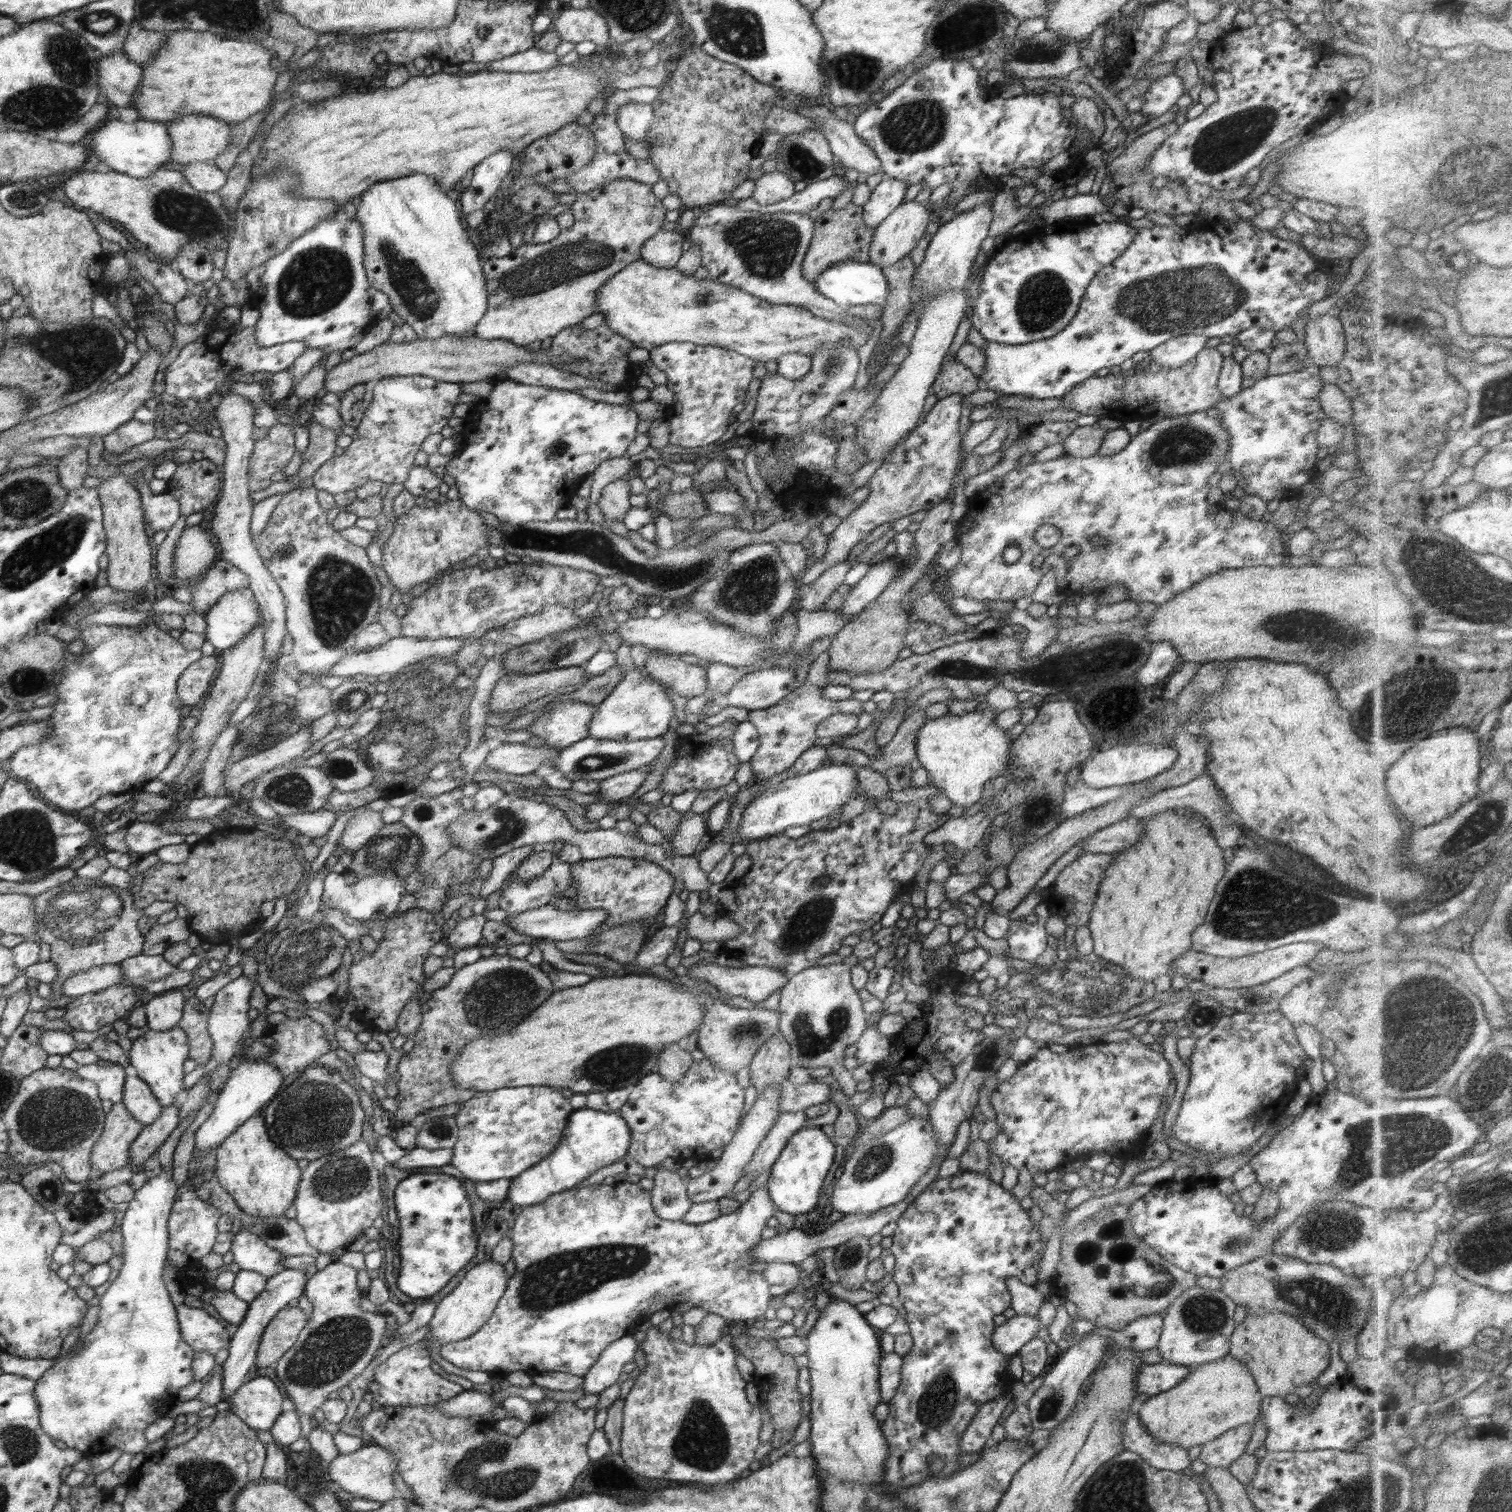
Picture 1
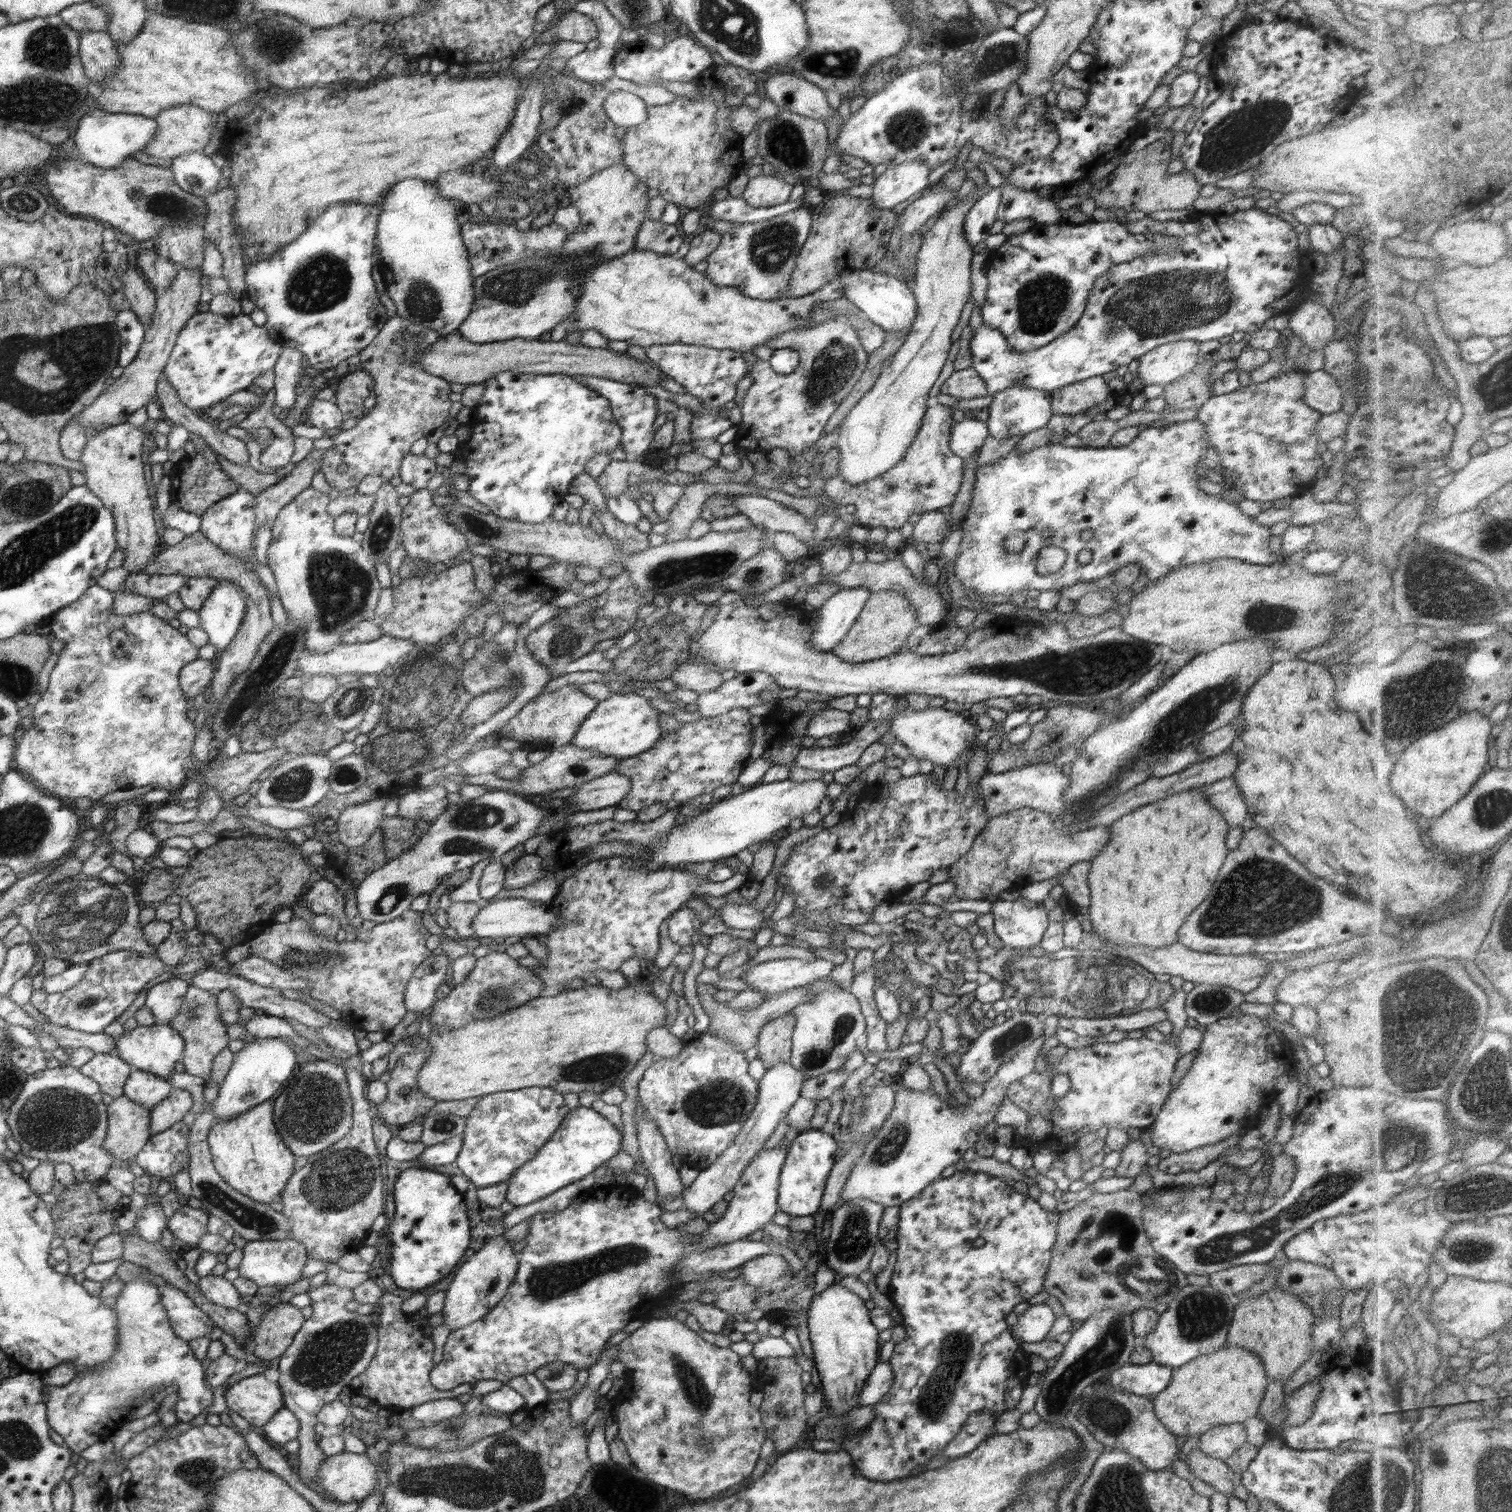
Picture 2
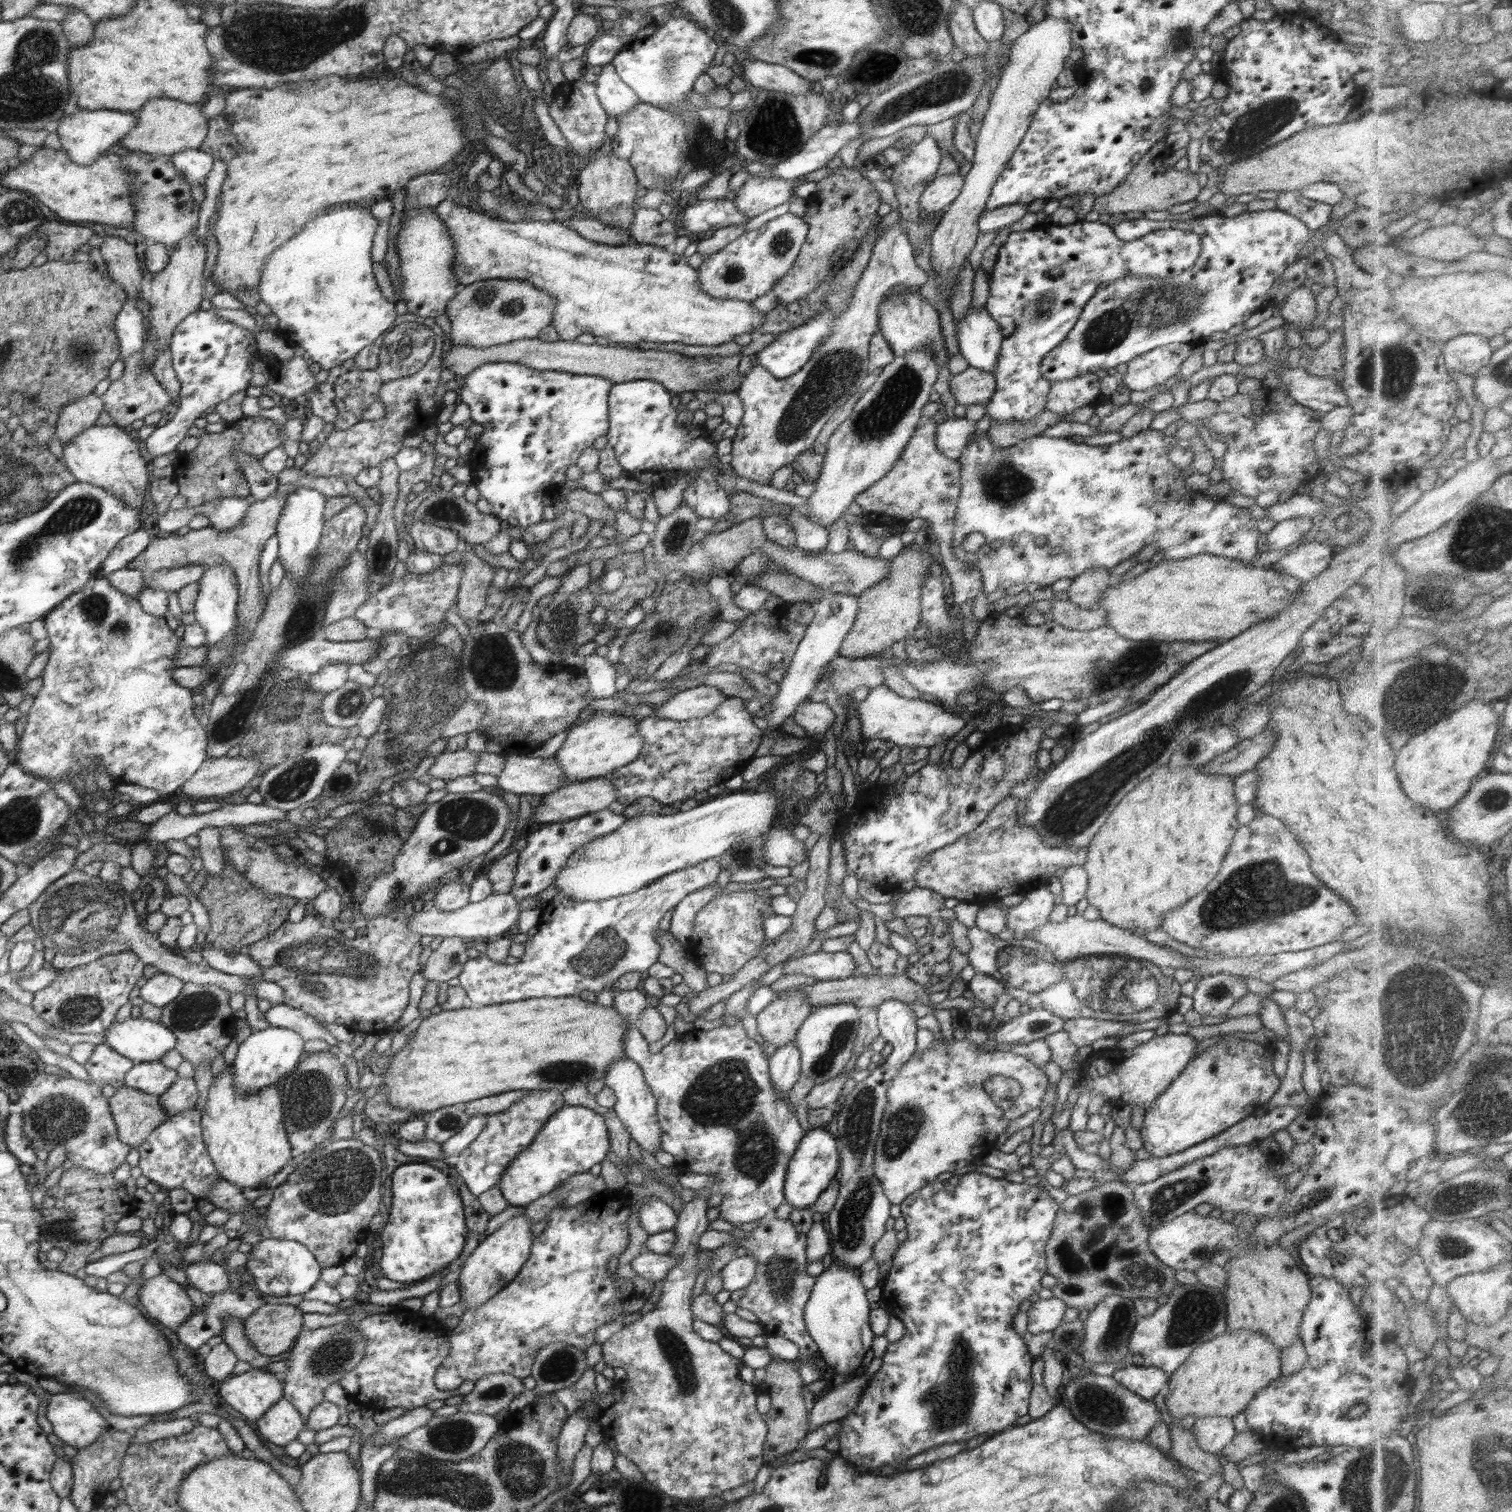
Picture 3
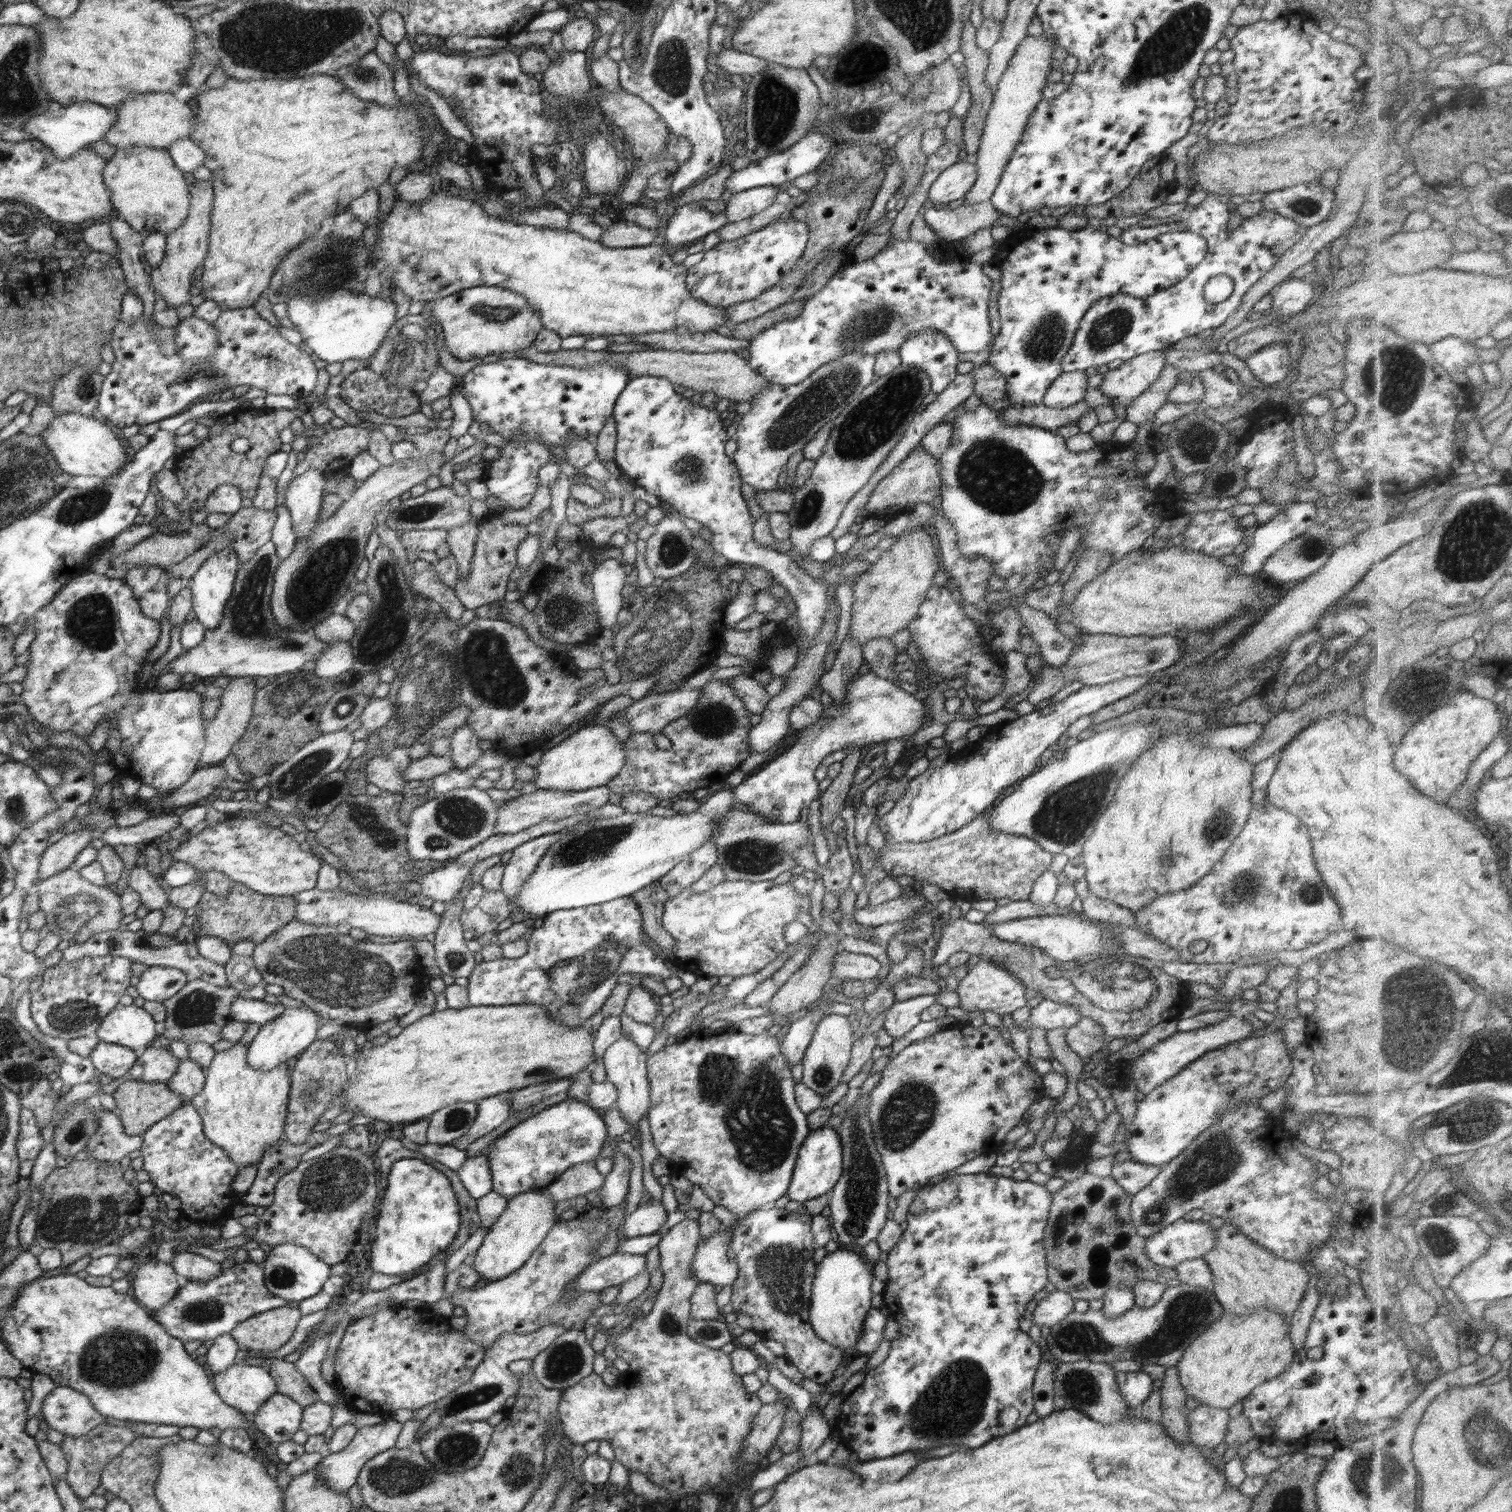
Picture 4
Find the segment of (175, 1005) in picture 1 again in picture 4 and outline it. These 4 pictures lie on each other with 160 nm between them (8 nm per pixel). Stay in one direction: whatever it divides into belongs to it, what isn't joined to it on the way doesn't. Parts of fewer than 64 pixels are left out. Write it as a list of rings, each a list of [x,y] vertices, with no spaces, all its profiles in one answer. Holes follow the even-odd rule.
[[[152,966],[140,976],[136,990],[145,1001],[164,1003],[164,1000],[172,998],[188,982],[189,976],[183,970]]]

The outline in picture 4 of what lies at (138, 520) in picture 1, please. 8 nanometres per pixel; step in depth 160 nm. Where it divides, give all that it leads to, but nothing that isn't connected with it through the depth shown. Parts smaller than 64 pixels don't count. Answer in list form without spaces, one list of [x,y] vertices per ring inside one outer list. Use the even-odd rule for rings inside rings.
[[[67,412],[54,417],[54,421],[41,432],[43,439],[52,451],[54,458],[57,459],[61,470],[72,476],[94,476],[106,479],[114,475],[118,475],[122,471],[122,467],[128,462],[128,452],[124,448],[124,444],[120,442],[118,436],[112,434],[110,425],[102,424],[99,420],[94,420],[92,416],[78,414],[77,412]]]

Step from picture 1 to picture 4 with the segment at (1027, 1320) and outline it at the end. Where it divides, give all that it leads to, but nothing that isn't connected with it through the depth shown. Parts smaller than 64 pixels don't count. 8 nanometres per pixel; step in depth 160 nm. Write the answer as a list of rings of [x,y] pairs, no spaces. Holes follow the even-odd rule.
[[[1056,1289],[1048,1293],[1044,1299],[1037,1301],[1034,1314],[1032,1316],[1033,1324],[1041,1326],[1054,1326],[1073,1311],[1075,1300],[1067,1292]]]

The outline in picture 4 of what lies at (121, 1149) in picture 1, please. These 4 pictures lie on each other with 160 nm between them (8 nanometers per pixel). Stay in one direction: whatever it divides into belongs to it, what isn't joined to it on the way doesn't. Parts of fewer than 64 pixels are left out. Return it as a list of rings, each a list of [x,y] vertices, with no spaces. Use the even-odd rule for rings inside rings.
[[[133,1079],[120,1084],[112,1096],[126,1132],[134,1136],[141,1135],[184,1103],[190,1102],[170,1091],[166,1083]]]

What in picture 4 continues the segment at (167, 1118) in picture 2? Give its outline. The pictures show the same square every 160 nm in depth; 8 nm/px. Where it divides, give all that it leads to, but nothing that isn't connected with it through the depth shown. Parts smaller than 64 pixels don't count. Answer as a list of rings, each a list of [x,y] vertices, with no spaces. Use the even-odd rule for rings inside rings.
[[[184,1059],[178,1065],[177,1072],[166,1082],[170,1091],[182,1095],[186,1100],[191,1100],[202,1092],[204,1084],[204,1070],[192,1059]]]

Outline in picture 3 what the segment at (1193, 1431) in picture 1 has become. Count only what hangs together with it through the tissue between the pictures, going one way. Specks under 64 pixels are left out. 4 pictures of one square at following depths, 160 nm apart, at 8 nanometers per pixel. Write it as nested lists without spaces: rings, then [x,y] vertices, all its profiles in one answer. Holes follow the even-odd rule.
[[[1249,1328],[1227,1330],[1198,1345],[1188,1360],[1173,1372],[1166,1384],[1165,1405],[1174,1419],[1188,1415],[1196,1419],[1214,1416],[1232,1419],[1244,1413],[1249,1402],[1281,1376],[1281,1351],[1261,1332]]]

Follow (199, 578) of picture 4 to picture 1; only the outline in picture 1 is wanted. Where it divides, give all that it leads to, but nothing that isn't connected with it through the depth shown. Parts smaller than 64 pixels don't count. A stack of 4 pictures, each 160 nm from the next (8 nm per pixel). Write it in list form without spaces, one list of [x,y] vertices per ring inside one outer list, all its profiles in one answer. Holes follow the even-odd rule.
[[[249,589],[222,596],[203,614],[207,624],[205,637],[218,650],[228,650],[249,636],[260,618],[260,604]]]

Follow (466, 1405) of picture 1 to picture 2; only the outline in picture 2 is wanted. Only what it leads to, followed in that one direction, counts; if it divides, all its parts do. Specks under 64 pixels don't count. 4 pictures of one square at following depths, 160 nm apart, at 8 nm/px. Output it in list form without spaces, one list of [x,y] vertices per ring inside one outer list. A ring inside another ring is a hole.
[[[440,1399],[426,1402],[420,1406],[410,1409],[406,1415],[408,1418],[421,1421],[423,1424],[440,1423],[442,1420],[458,1417],[458,1415],[465,1413],[464,1403],[458,1399]]]

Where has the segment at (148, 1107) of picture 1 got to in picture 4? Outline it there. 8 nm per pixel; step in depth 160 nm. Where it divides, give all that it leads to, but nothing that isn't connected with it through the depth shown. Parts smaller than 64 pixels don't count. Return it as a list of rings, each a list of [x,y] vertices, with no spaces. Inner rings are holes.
[[[152,1046],[138,1054],[137,1062],[129,1074],[136,1081],[166,1083],[177,1072],[179,1064],[170,1049]]]

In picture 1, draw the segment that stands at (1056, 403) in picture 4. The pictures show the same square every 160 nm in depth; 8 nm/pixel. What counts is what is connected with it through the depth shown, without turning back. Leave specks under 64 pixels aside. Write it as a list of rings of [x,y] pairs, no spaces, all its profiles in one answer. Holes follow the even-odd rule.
[[[1204,347],[1194,360],[1184,366],[1169,369],[1158,363],[1147,368],[1135,366],[1118,374],[1096,374],[1080,382],[1062,396],[1058,408],[1092,414],[1100,418],[1114,418],[1123,422],[1142,420],[1153,415],[1156,419],[1197,413],[1216,406],[1225,396],[1217,388],[1220,369],[1225,358],[1217,347]]]

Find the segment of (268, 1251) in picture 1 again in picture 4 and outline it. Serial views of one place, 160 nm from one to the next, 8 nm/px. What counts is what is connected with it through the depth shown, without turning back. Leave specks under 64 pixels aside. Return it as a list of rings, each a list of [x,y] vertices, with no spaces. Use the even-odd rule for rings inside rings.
[[[286,1243],[272,1247],[262,1262],[266,1288],[277,1296],[289,1302],[302,1302],[320,1292],[322,1284],[330,1276],[330,1265],[319,1259],[313,1251],[294,1243]]]

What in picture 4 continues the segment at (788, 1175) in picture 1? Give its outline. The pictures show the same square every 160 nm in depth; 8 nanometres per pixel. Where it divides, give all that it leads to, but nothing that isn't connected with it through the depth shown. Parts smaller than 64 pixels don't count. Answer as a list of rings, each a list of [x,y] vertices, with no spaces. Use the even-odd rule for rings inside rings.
[[[822,1127],[810,1132],[802,1143],[787,1190],[788,1198],[796,1202],[818,1198],[830,1192],[843,1175],[843,1148],[840,1137],[832,1127]]]

